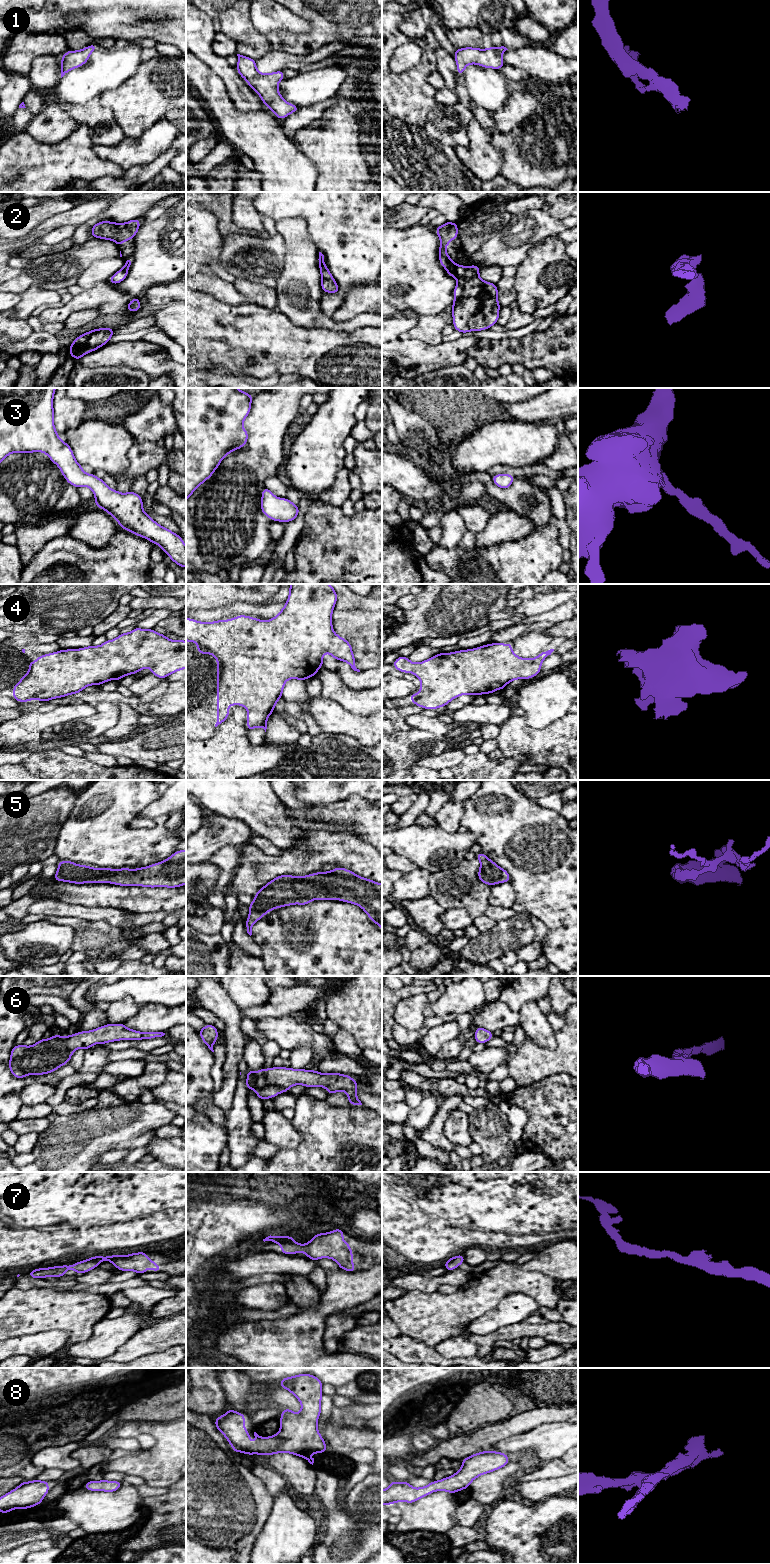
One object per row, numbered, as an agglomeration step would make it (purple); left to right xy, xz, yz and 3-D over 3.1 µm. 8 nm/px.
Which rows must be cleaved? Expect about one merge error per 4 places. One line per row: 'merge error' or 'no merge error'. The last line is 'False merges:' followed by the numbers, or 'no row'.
1: no merge error
2: no merge error
3: no merge error
4: no merge error
5: no merge error
6: no merge error
7: no merge error
8: no merge error
False merges: no row

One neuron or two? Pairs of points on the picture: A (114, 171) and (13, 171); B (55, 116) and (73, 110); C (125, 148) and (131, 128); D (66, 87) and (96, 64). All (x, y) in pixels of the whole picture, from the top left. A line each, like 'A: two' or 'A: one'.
A: one
B: two
C: two
D: one

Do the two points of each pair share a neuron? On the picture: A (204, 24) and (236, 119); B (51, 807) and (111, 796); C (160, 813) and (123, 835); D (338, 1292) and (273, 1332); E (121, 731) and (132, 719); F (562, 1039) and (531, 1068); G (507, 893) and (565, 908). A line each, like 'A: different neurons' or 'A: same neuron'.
A: different neurons
B: different neurons
C: different neurons
D: same neuron
E: same neuron
F: same neuron
G: different neurons

